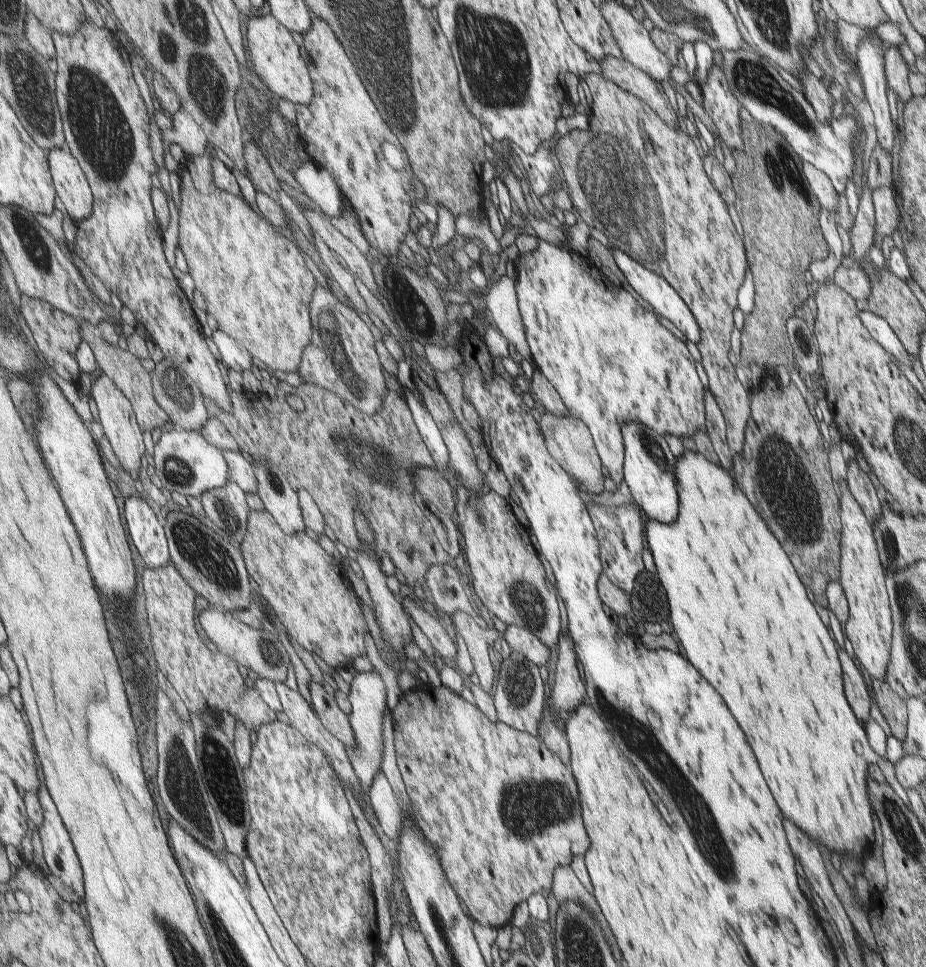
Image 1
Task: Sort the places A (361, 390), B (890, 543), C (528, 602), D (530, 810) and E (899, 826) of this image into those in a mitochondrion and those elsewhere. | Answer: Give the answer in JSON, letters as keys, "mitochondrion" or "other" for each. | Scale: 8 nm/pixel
{"A":"mitochondrion","B":"mitochondrion","C":"mitochondrion","D":"mitochondrion","E":"mitochondrion"}

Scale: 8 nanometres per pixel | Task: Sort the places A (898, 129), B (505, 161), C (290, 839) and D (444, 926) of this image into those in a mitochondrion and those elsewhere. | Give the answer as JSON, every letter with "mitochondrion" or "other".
{"A":"other","B":"other","C":"other","D":"mitochondrion"}

